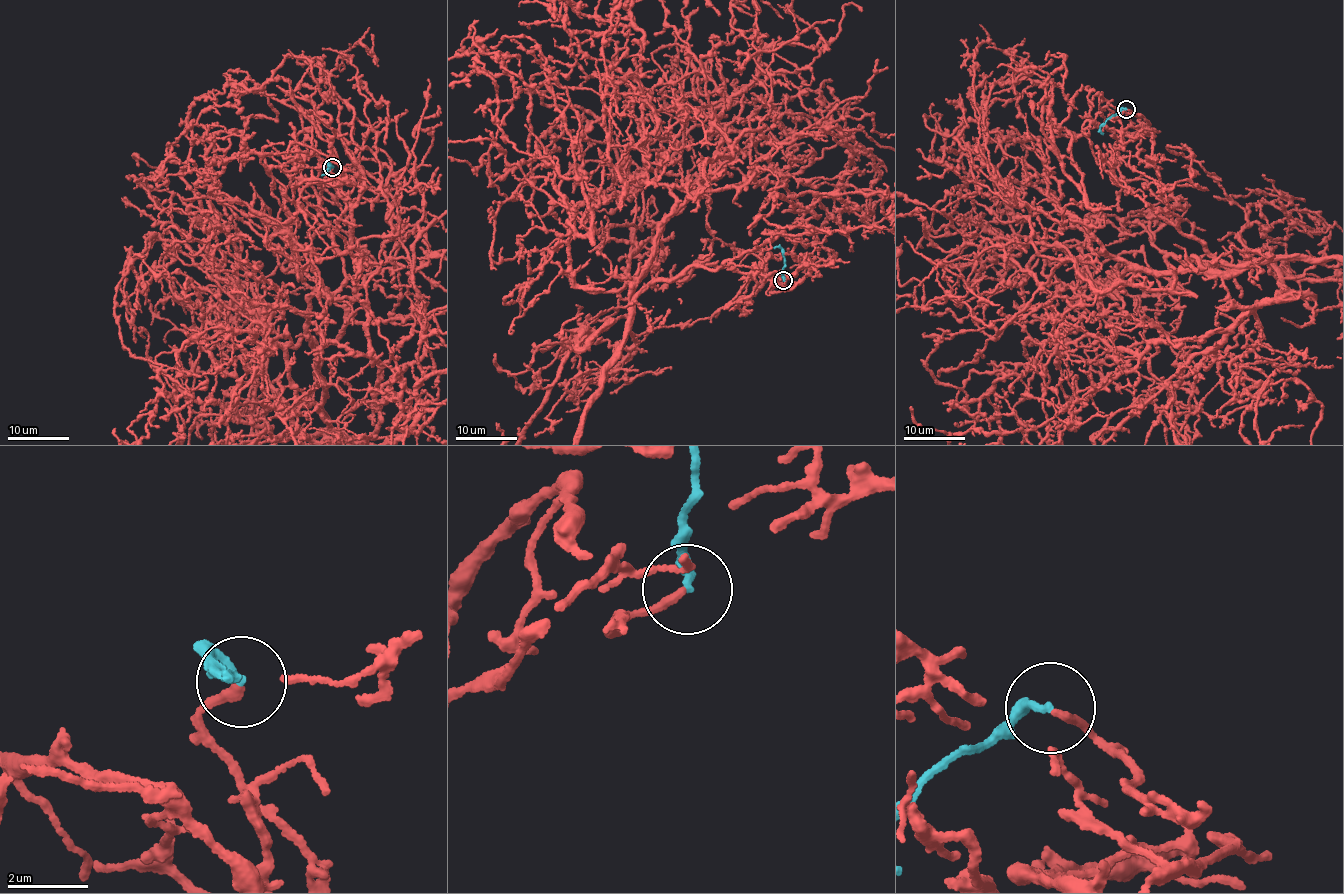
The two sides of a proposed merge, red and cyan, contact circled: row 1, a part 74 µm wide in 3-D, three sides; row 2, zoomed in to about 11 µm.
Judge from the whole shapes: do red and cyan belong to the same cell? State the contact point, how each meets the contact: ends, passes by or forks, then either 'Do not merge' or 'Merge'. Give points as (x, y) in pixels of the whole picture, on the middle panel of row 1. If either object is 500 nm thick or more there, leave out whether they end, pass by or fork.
Place: (783, 280). At the ring red ends. At the ring cyan ends. Merge

